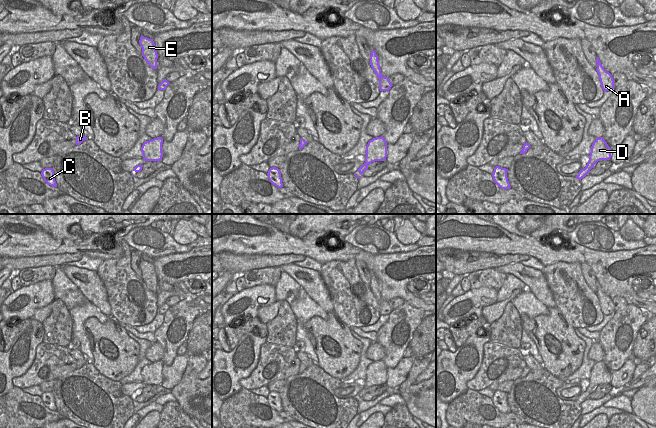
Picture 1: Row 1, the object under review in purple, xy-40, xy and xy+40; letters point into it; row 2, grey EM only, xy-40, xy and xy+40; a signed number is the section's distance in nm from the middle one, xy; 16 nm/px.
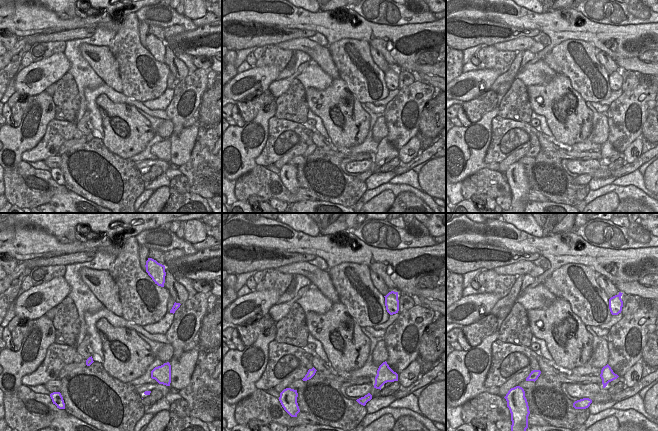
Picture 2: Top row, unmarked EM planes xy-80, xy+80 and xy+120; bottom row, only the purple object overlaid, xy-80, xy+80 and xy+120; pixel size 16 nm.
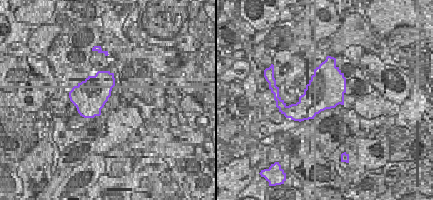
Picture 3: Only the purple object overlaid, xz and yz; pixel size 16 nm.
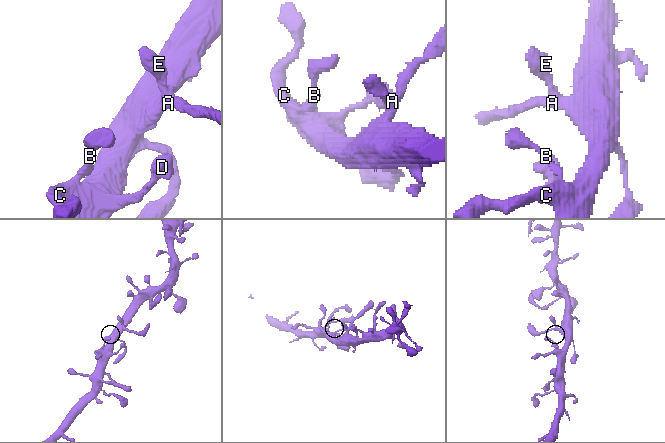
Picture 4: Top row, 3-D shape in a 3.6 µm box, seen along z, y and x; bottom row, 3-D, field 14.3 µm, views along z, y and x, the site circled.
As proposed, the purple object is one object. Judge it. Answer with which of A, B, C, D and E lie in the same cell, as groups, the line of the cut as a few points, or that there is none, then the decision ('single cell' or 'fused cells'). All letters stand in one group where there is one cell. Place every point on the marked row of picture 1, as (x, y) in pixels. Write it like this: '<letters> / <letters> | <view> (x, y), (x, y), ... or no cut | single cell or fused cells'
A B C D E | no cut | single cell

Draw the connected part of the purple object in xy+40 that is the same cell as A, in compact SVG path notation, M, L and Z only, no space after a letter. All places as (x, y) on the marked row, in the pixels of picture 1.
M598 57L596 58L596 62L597 62L596 71L599 75L602 89L604 91L613 90L615 88L615 84L612 75L604 69Z

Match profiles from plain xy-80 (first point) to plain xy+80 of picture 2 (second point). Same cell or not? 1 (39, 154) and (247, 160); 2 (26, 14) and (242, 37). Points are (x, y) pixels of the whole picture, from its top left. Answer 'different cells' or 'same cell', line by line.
1: different cells
2: different cells

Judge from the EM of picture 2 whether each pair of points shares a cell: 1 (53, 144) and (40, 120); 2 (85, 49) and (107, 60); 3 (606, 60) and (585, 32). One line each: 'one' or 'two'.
1: two
2: one
3: two

